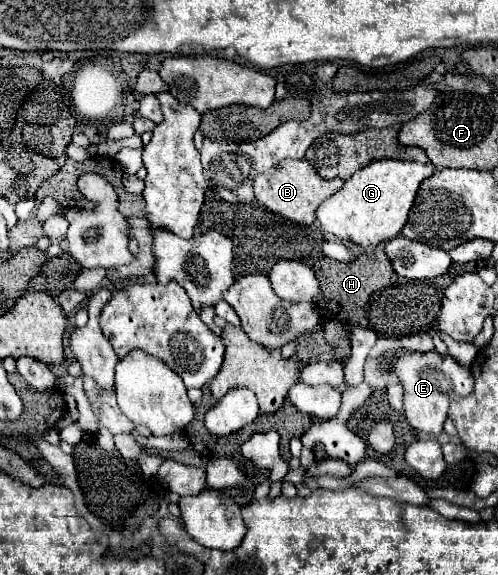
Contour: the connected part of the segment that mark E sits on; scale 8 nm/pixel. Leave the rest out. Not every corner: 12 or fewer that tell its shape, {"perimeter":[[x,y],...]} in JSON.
{"perimeter":[[389,350],[409,426],[441,434],[447,408],[473,390],[449,354]]}

